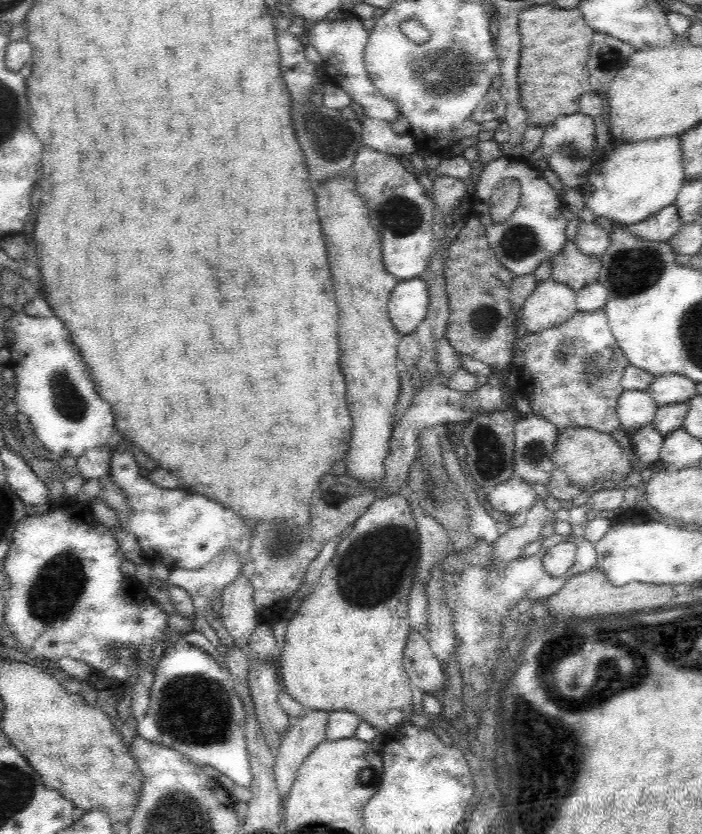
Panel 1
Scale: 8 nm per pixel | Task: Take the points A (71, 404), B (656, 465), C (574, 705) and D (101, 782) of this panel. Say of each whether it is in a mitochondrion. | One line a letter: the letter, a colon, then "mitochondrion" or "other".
A: mitochondrion
B: other
C: other
D: other

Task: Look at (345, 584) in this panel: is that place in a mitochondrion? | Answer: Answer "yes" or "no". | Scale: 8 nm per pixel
yes

